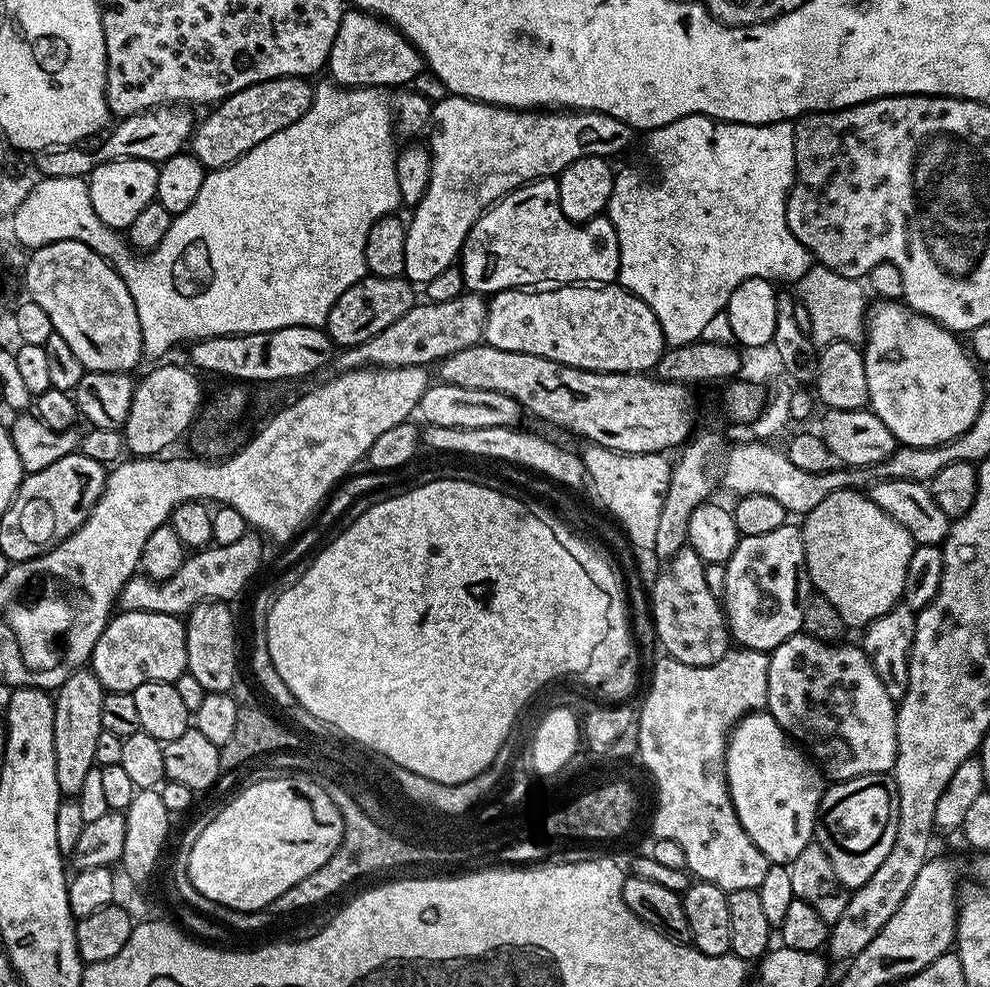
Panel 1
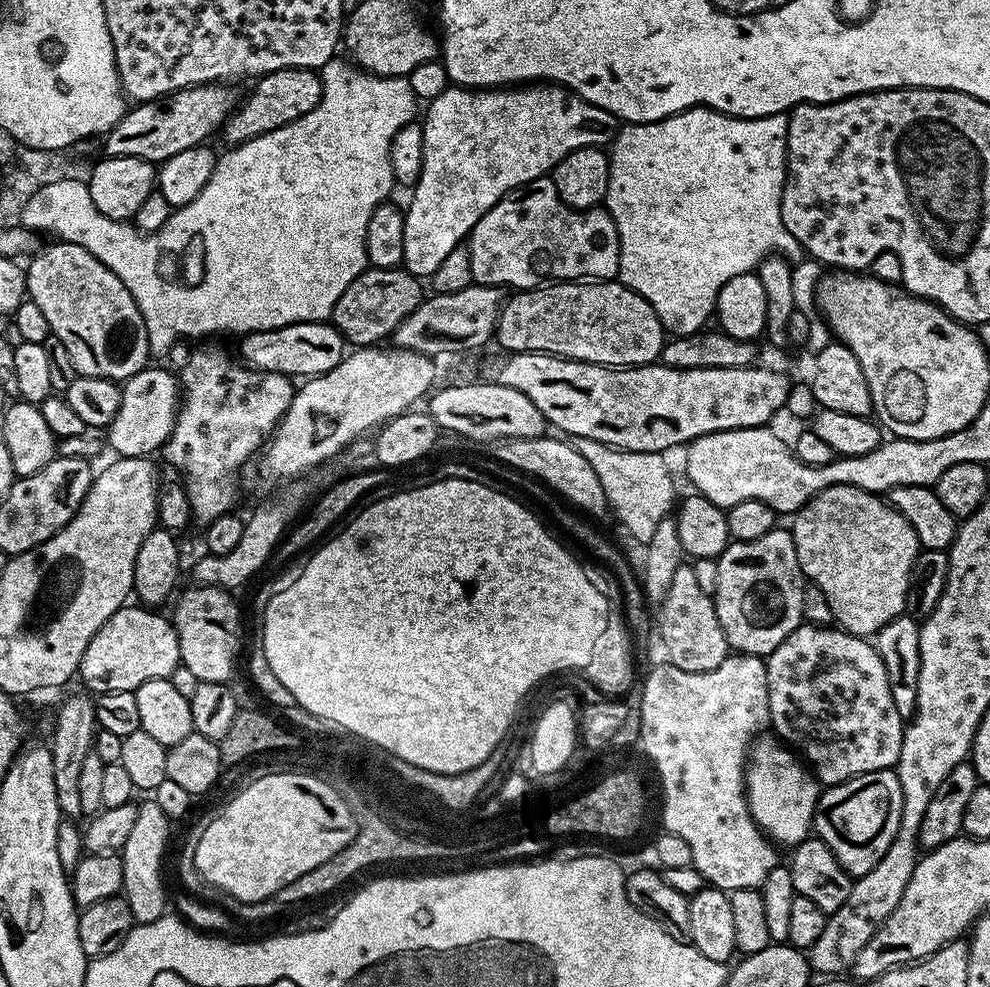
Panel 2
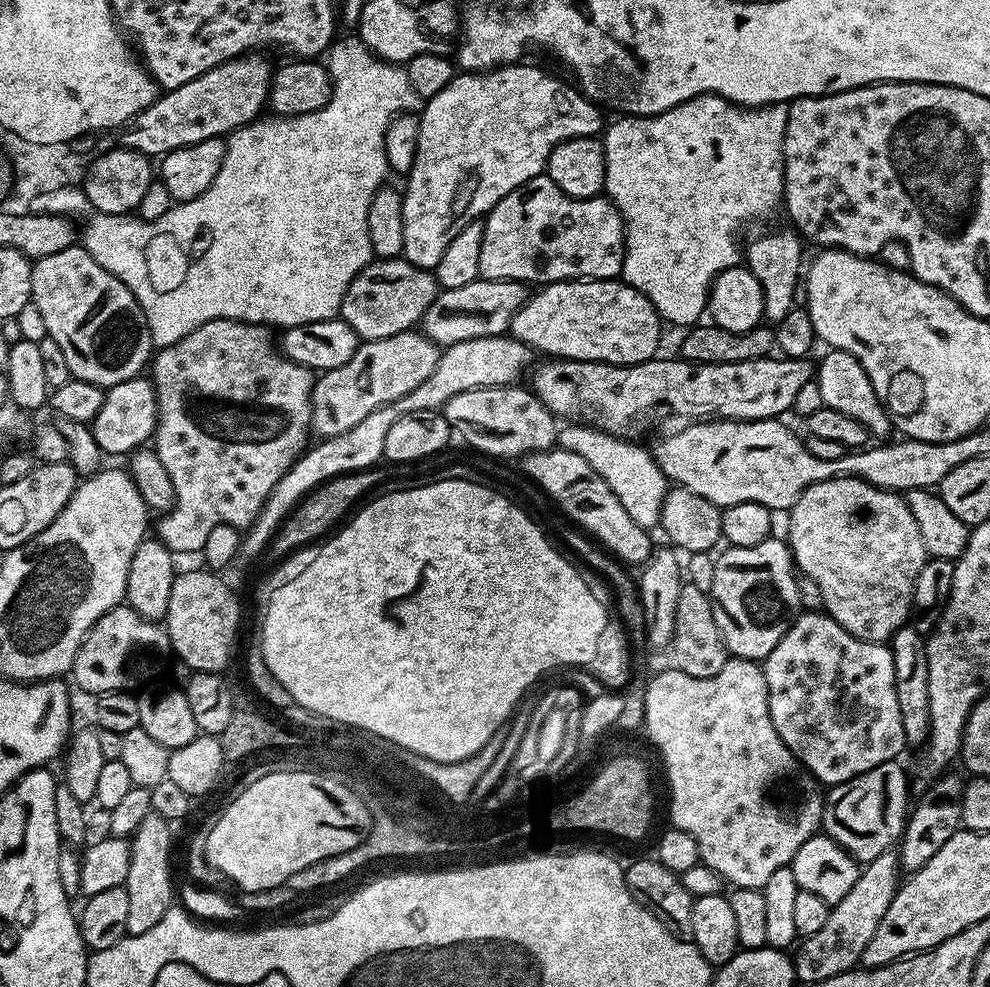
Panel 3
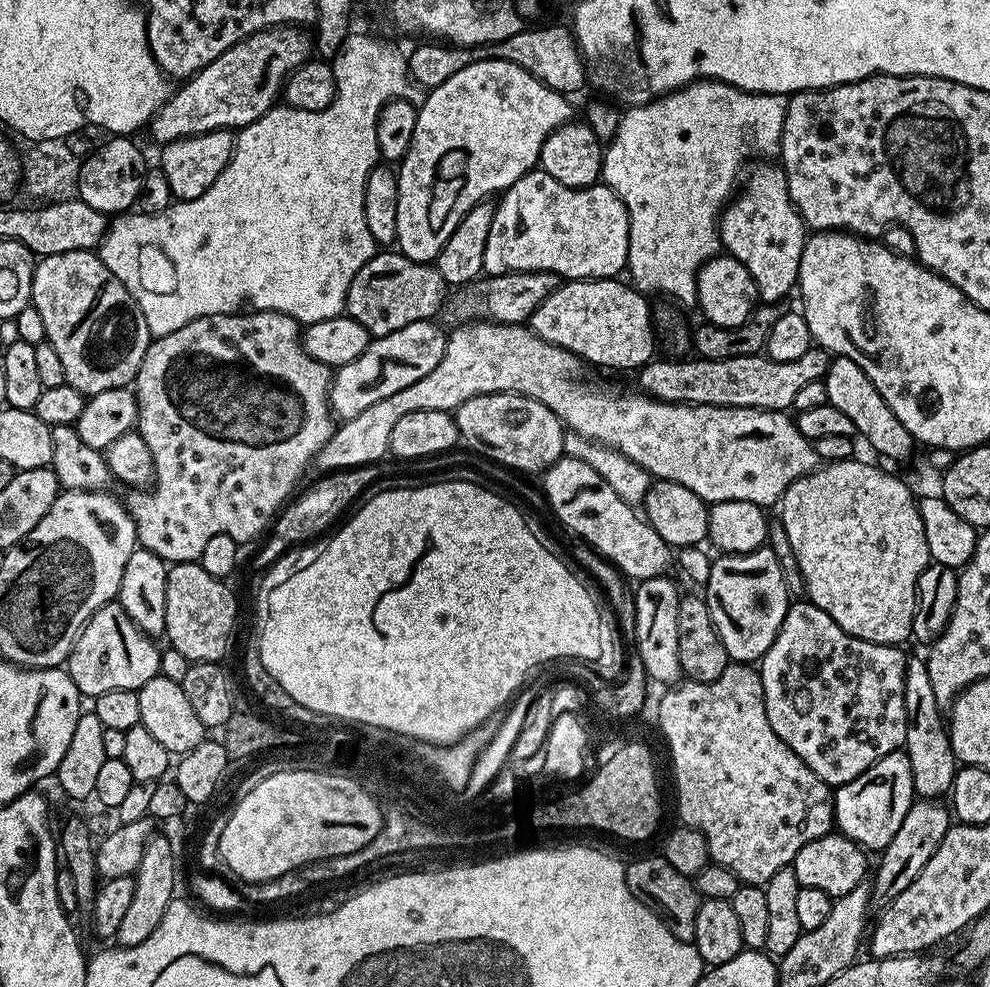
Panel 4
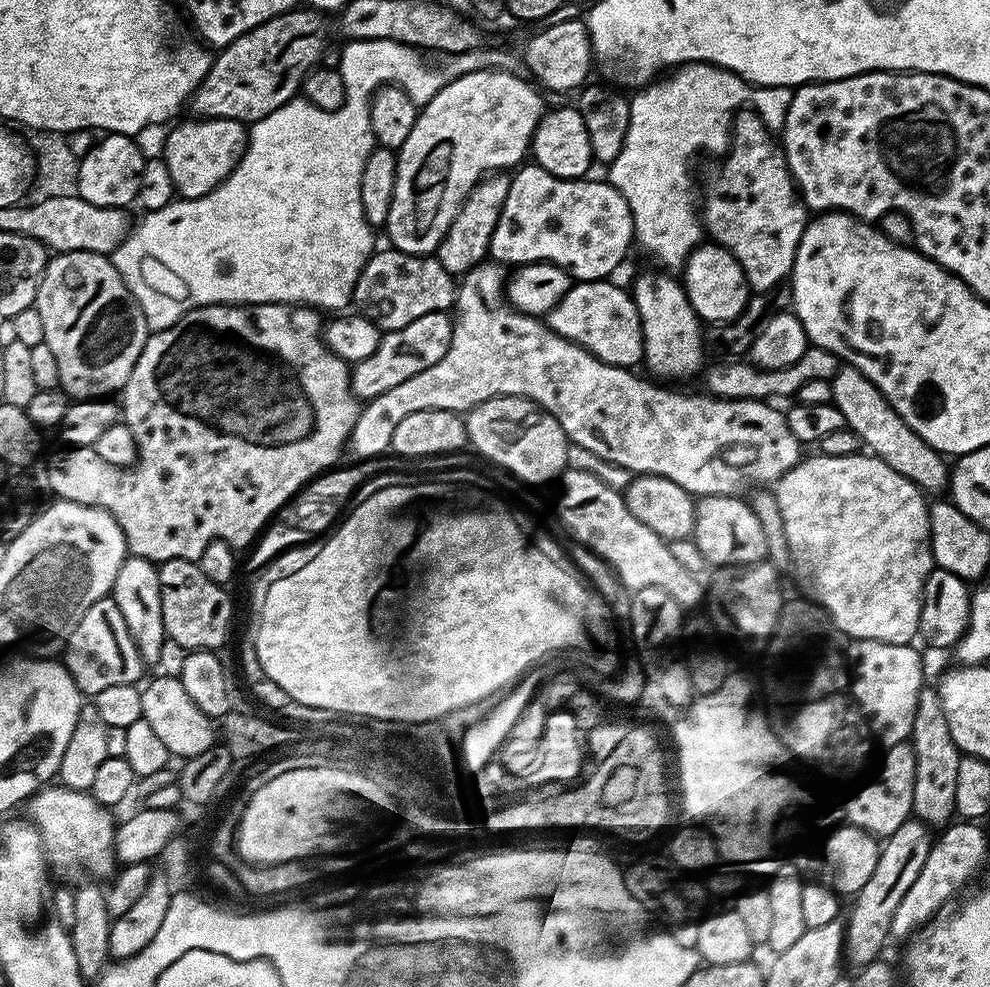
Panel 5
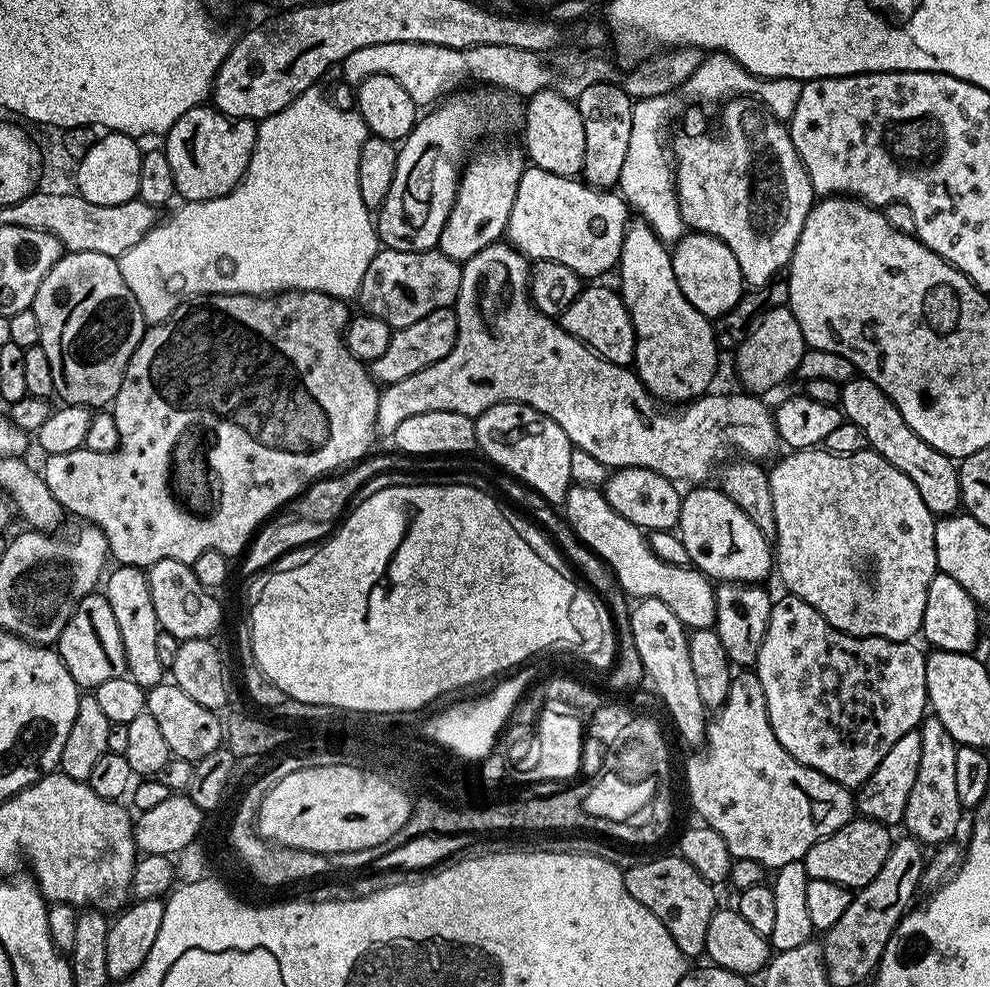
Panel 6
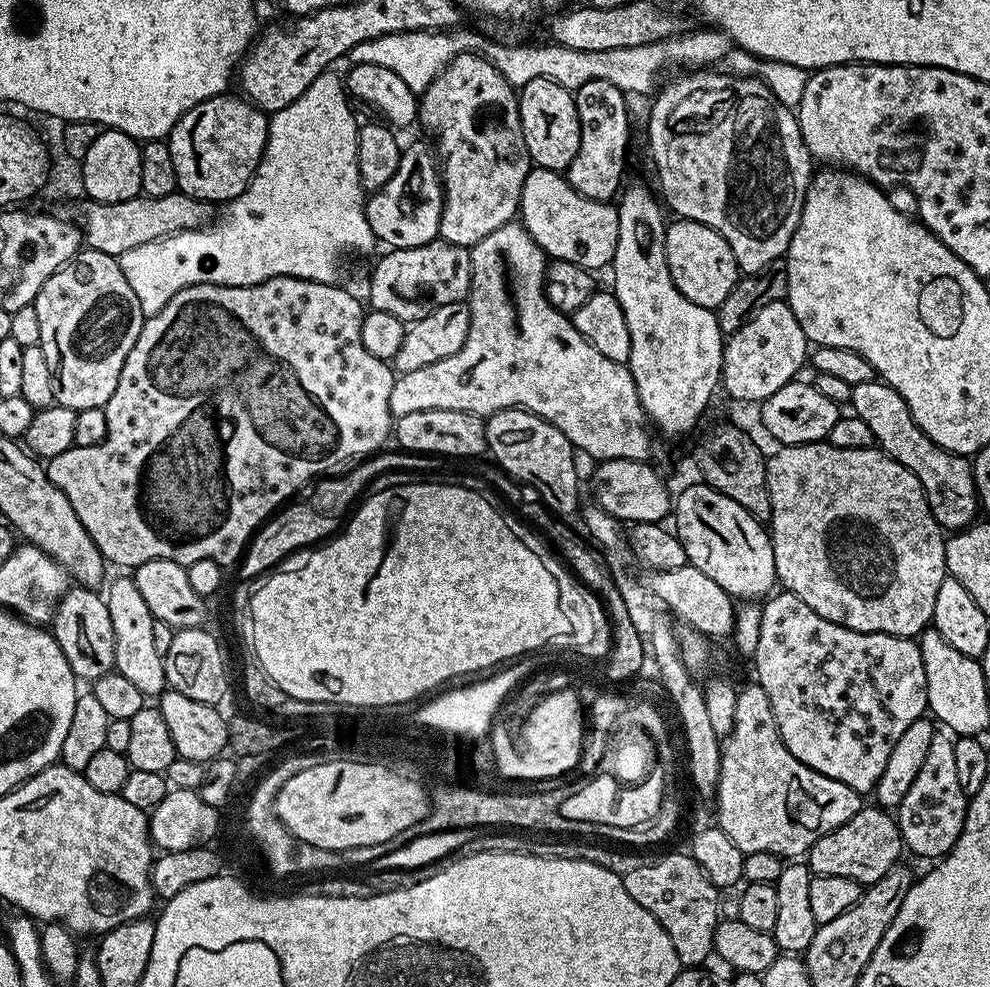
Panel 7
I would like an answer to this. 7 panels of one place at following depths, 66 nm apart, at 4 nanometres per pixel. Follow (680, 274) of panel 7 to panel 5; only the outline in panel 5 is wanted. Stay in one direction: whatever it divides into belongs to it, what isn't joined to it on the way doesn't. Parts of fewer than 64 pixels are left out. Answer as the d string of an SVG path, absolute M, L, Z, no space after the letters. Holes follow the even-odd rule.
M715 242L701 243L692 251L682 269L682 287L697 316L701 321L708 323L709 320L712 326L725 325L739 318L750 299L744 267L737 262L734 254Z

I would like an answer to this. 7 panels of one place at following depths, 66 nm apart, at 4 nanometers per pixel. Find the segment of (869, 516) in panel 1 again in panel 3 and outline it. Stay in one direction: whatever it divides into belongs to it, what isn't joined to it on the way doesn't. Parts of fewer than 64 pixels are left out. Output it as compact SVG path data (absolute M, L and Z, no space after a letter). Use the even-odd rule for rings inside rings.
M835 476L824 482L814 482L808 485L800 497L792 504L787 516L788 535L786 535L786 541L792 551L795 567L803 575L812 578L818 584L819 589L822 590L823 611L832 616L834 622L838 622L838 626L842 626L854 638L865 640L866 642L874 642L875 644L891 641L895 632L909 623L914 586L916 585L918 574L926 562L922 533L918 531L918 522L914 522L914 514L910 514L910 506L907 499L899 492L889 492L887 488L879 488L870 482L858 479L856 476Z

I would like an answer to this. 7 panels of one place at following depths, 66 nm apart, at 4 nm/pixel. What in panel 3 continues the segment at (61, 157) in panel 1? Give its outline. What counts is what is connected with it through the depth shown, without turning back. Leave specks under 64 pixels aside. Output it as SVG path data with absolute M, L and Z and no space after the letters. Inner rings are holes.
M253 50L206 70L182 86L161 91L155 102L123 125L119 143L143 156L163 158L167 152L206 142L206 138L227 137L251 123L265 111L272 85L274 64L264 56L263 51Z

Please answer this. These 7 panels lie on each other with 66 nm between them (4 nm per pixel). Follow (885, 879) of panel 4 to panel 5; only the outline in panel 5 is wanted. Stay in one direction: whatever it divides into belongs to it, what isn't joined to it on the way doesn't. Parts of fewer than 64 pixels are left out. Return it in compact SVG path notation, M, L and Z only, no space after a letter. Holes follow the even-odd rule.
M909 818L894 830L883 841L878 866L874 866L874 874L870 874L870 882L862 886L862 890L856 893L851 901L852 913L847 913L844 925L844 950L846 960L852 963L853 969L865 968L867 964L875 964L881 959L880 951L884 943L889 943L890 922L894 918L894 912L898 904L905 897L906 892L918 878L919 871L926 863L934 841L934 832L929 825L915 818Z

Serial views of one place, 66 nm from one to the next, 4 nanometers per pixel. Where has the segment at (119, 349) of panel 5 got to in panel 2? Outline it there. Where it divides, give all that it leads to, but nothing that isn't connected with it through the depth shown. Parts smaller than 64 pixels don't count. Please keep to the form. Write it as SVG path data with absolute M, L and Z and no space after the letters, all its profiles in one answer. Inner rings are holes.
M63 242L41 247L26 264L26 296L46 314L52 336L66 346L77 374L123 382L149 363L146 322L130 290L90 250Z

